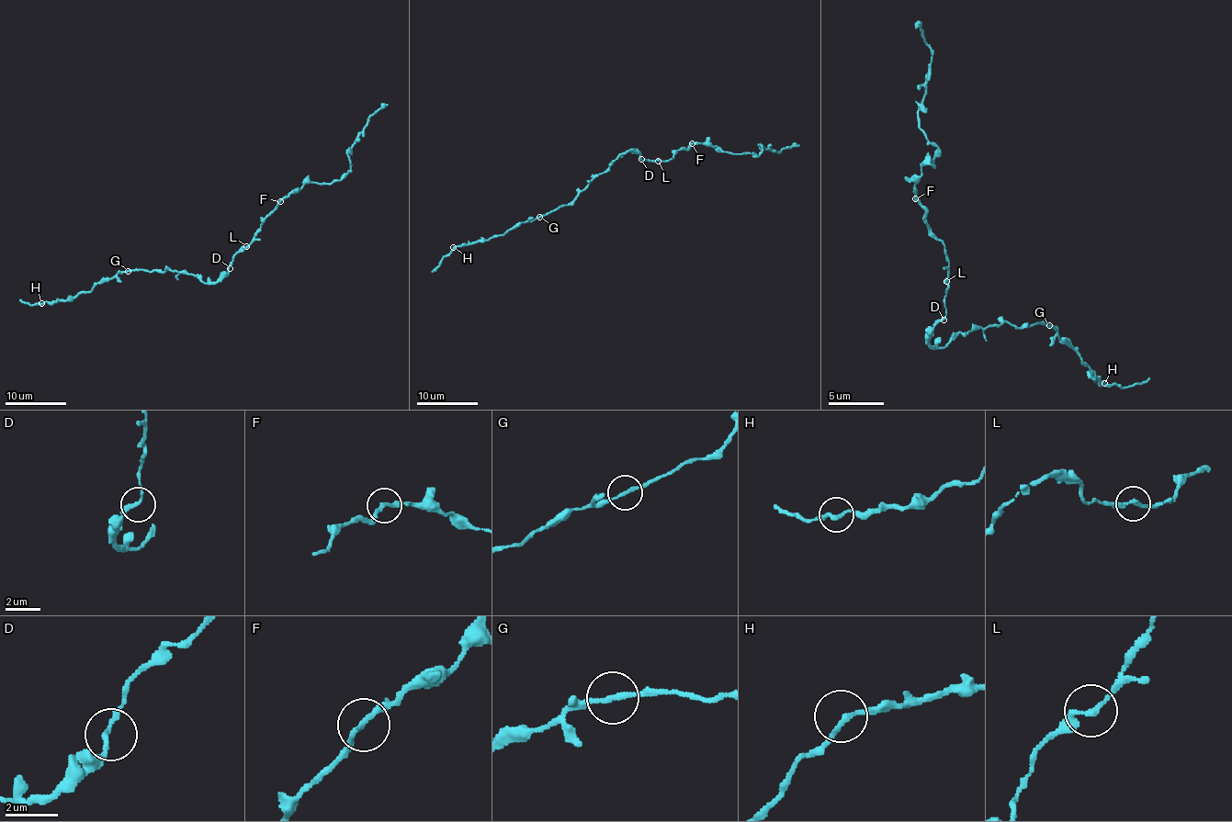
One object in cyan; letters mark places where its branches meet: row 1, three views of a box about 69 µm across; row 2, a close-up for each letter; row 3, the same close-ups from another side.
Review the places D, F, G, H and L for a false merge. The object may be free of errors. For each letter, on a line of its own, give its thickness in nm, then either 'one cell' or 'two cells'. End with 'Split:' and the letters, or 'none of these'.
D: calibre 190 nm; one cell
F: calibre 200 nm; one cell
G: calibre 180 nm; one cell
H: calibre 190 nm; one cell
L: calibre 200 nm; one cell
Split: none of these

